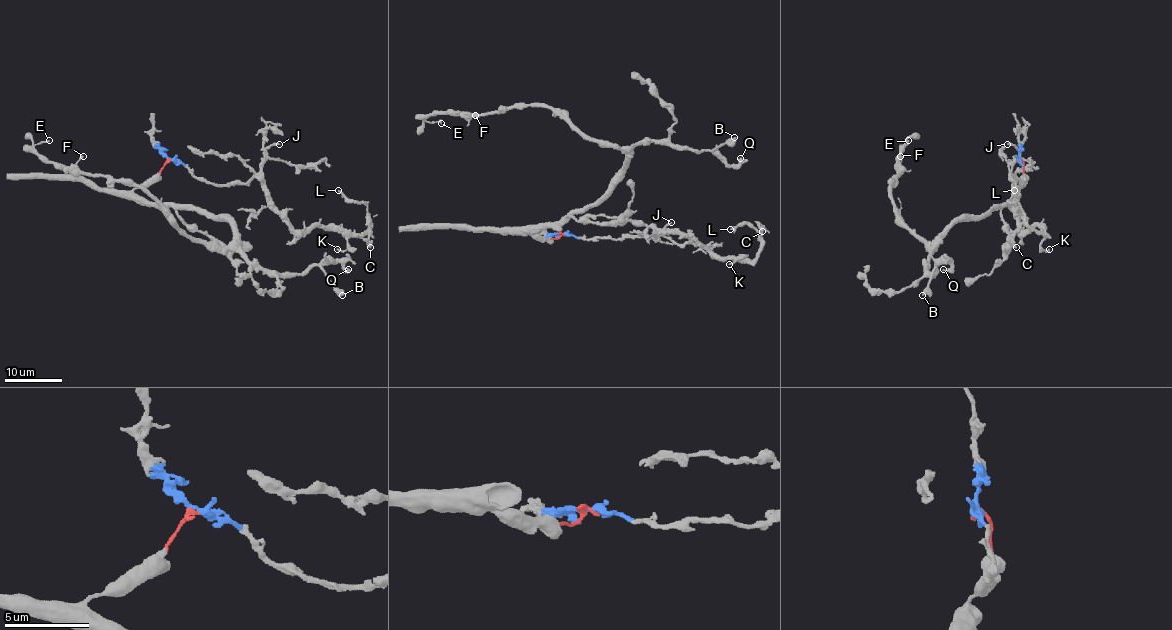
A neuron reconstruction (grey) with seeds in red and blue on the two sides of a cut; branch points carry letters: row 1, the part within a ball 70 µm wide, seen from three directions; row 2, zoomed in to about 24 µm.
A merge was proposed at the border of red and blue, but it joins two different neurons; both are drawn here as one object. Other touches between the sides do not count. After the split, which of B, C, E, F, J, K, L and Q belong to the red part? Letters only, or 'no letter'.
B, E, F, Q

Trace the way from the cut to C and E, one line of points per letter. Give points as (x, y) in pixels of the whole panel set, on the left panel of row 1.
C: (169, 158), (214, 184), (255, 177), (294, 230), (361, 234), (369, 224), (370, 247)
E: (169, 159), (133, 191), (221, 215), (226, 247), (193, 241), (135, 185), (47, 162), (34, 145), (48, 141)

